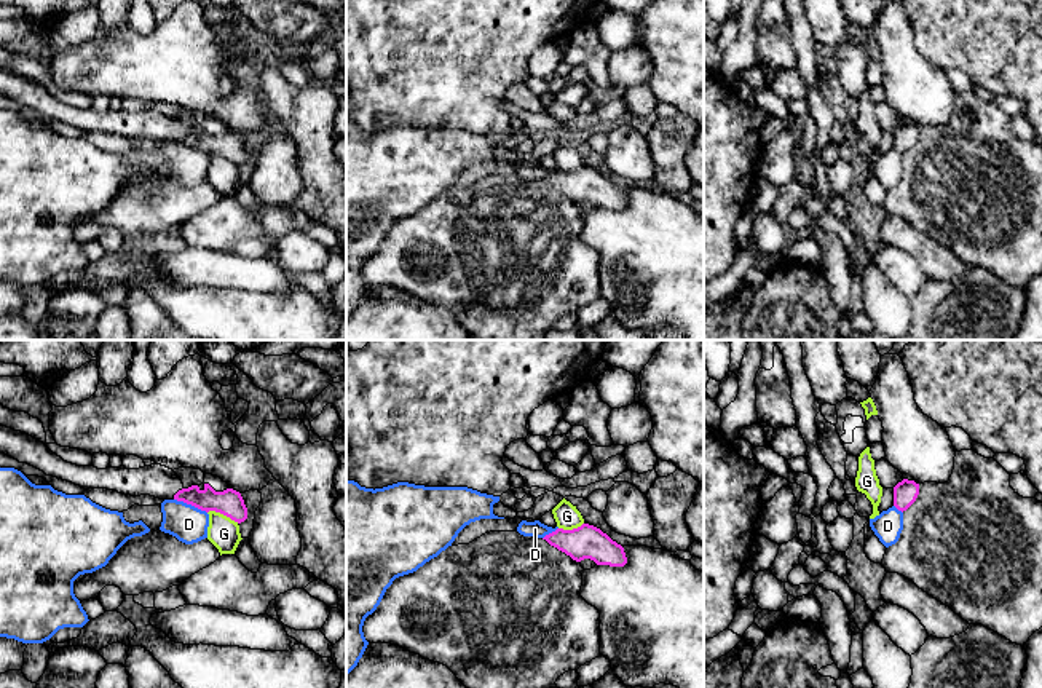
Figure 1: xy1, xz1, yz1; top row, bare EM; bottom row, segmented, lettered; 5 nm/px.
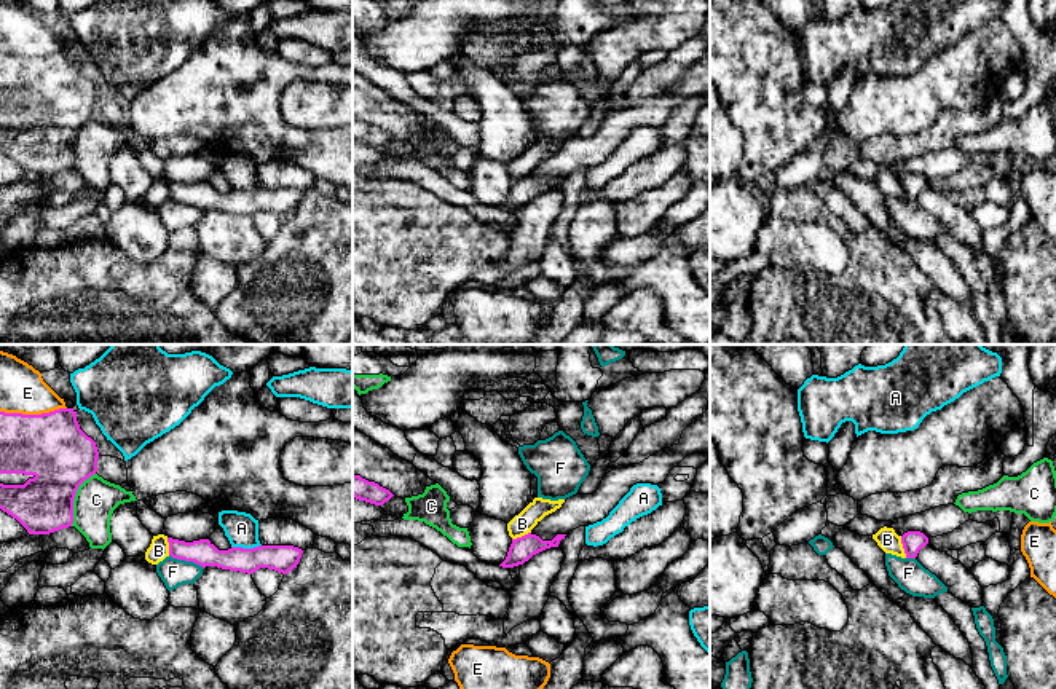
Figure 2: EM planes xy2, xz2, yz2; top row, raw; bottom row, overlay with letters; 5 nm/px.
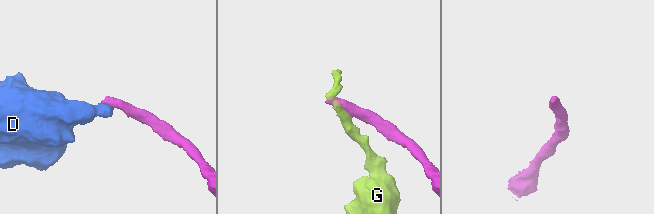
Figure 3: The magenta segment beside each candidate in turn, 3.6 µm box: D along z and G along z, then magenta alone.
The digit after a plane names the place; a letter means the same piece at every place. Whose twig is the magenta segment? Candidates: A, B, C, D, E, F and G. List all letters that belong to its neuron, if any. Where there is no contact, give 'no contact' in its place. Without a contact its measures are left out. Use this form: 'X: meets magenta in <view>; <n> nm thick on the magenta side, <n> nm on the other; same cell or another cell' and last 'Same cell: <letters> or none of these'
A: meets magenta in xy2; 140 nm thick on the magenta side, 170 nm on the other; another cell
B: meets magenta in yz2; 110 nm thick on the magenta side, 110 nm on the other; another cell
C: meets magenta in xy2; 340 nm thick on the magenta side, 200 nm on the other; another cell
D: meets magenta in xy1; 140 nm thick on the magenta side, 190 nm on the other; another cell
E: meets magenta in xy2; 340 nm thick on the magenta side, 220 nm on the other; another cell
F: meets magenta in xy2; 130 nm thick on the magenta side, 140 nm on the other; another cell
G: meets magenta in xy1; 140 nm thick on the magenta side, 160 nm on the other; another cell
Same cell: none of these

